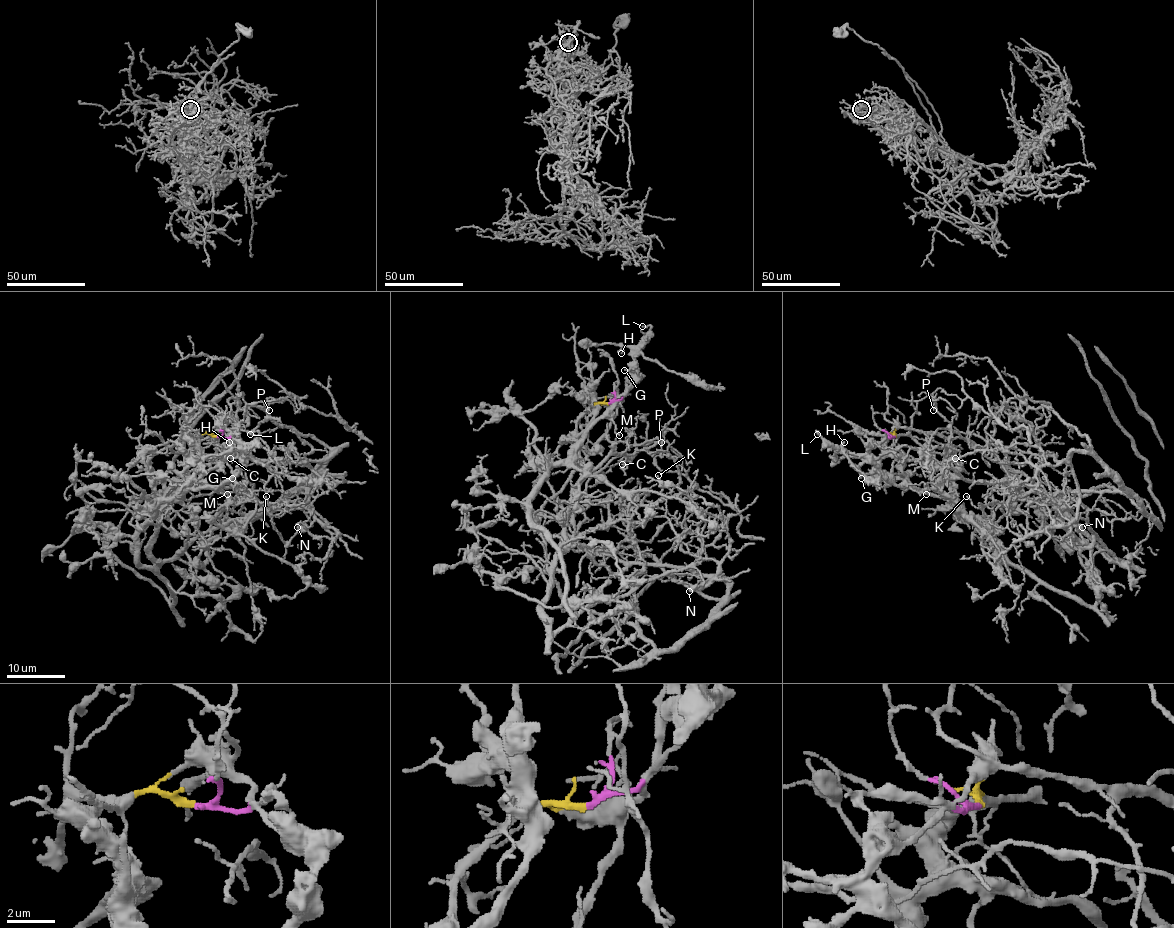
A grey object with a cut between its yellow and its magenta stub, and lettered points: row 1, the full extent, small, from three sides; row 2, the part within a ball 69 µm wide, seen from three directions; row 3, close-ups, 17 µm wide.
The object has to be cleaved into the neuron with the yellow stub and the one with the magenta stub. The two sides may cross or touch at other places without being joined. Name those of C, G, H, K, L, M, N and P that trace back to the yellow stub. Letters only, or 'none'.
C, K, N, P

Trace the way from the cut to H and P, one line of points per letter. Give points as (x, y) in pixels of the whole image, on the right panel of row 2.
H: (894, 436), (885, 438), (863, 454), (846, 454), (837, 448), (845, 442)
P: (894, 436), (894, 433), (910, 435), (950, 472), (965, 478), (944, 464), (950, 423), (933, 401), (933, 410)

